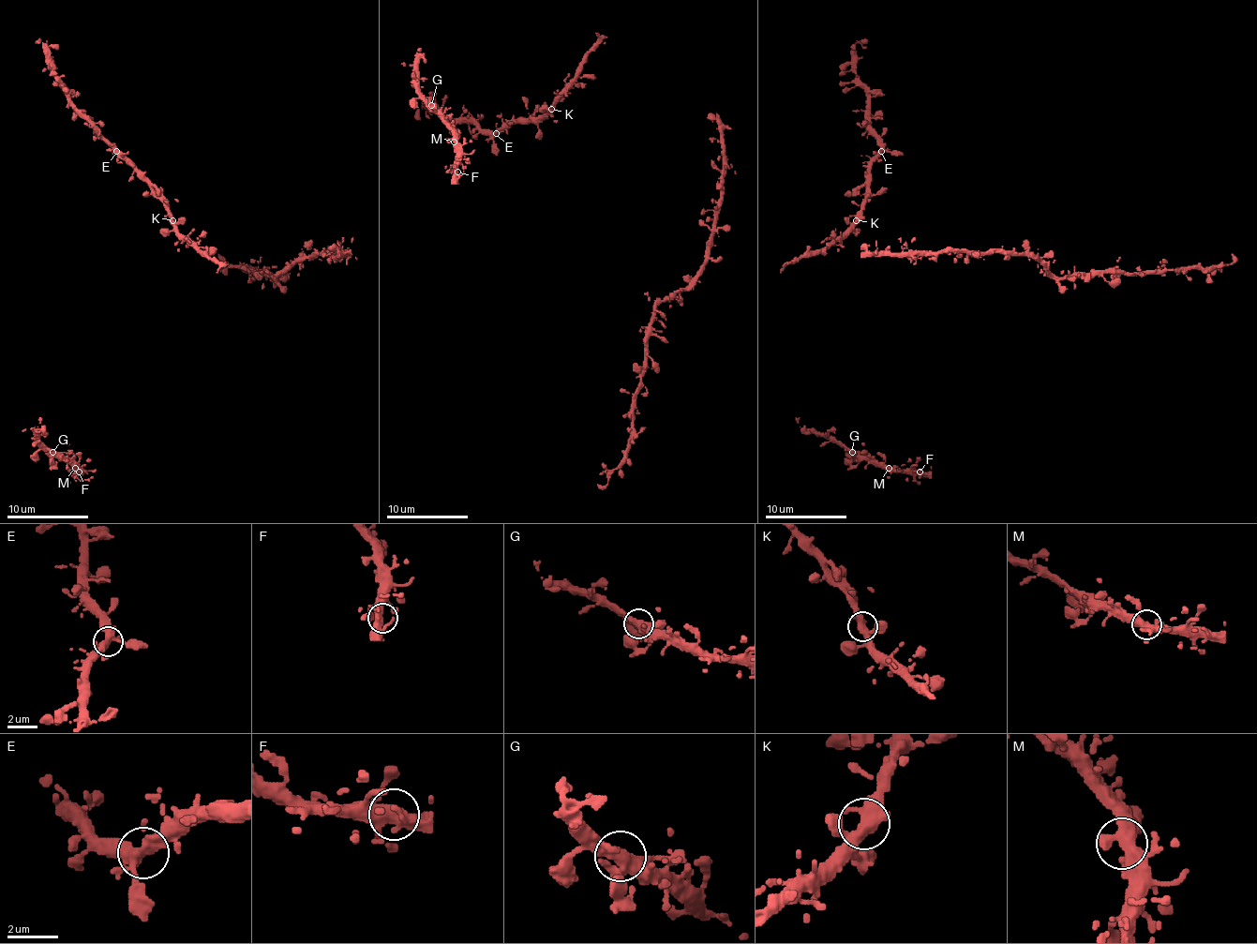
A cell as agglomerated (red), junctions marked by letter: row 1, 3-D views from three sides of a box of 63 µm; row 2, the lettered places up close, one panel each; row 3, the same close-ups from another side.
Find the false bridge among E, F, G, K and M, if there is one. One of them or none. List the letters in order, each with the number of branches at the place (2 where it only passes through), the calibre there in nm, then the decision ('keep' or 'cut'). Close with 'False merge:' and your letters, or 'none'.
E: 5 | 400 nm | keep
F: 4 | 360 nm | keep
G: 6 | 360 nm | keep
K: 4 | 380 nm | keep
M: 5 | 360 nm | keep
False merge: none

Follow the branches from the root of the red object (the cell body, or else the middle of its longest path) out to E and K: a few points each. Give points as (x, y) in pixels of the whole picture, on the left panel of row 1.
E: (216, 248), (202, 248), (182, 236), (176, 230), (176, 224), (170, 217), (162, 198), (117, 151)
K: (216, 248), (202, 248), (182, 236), (172, 220)

